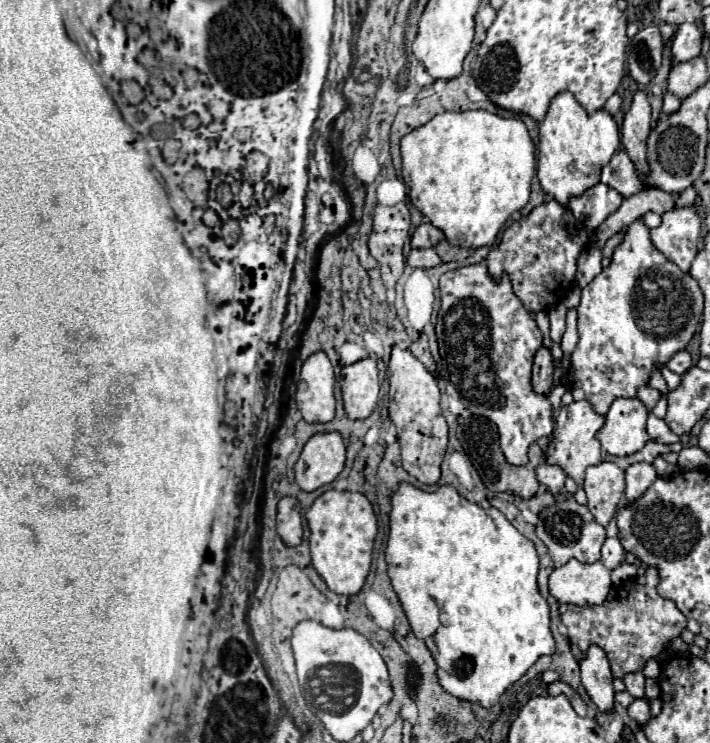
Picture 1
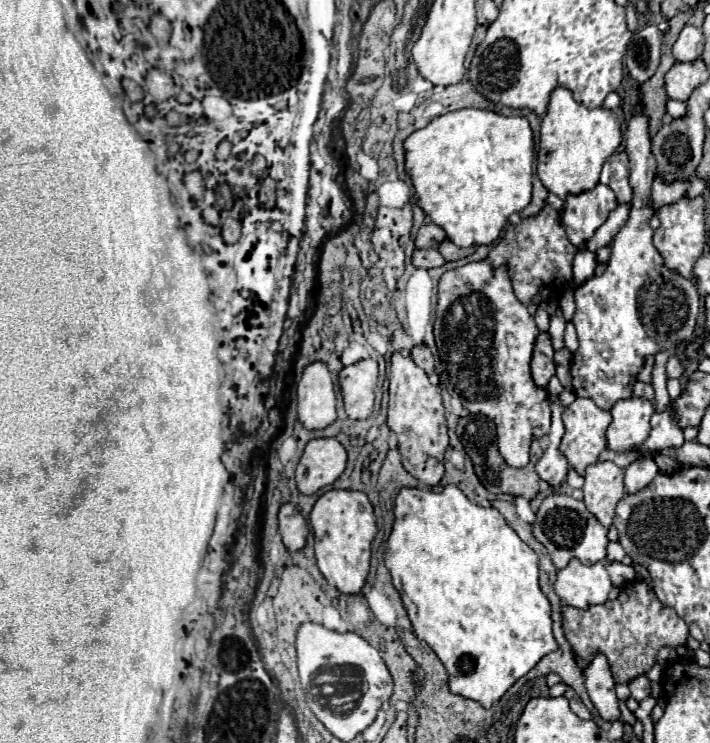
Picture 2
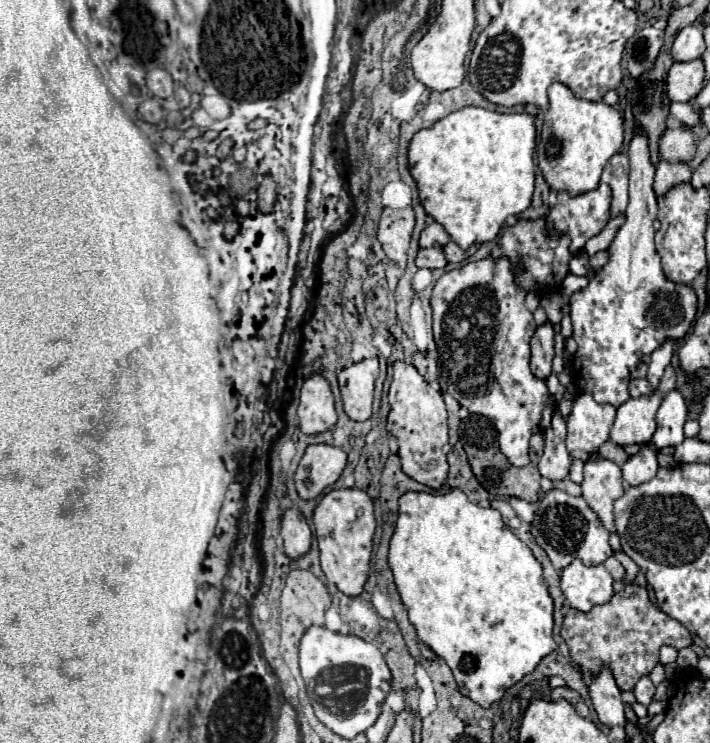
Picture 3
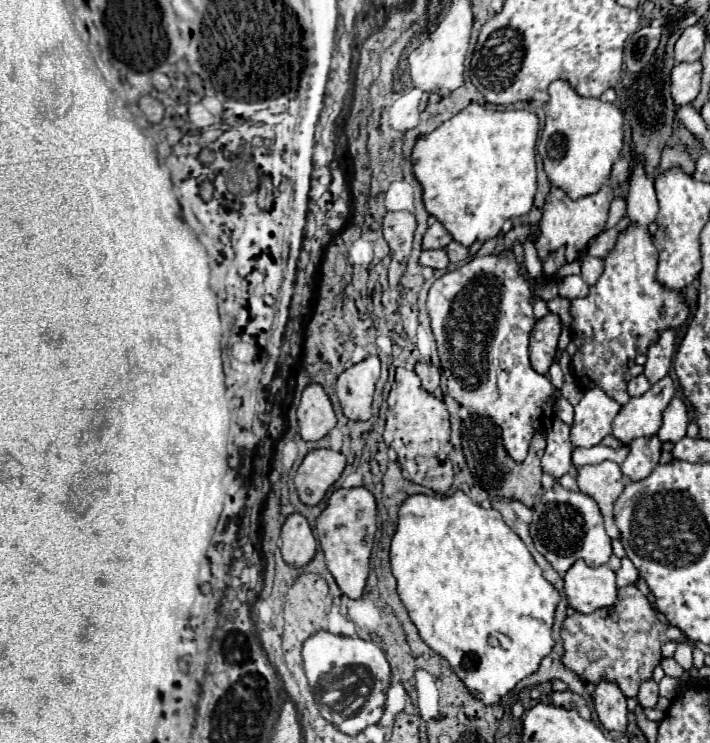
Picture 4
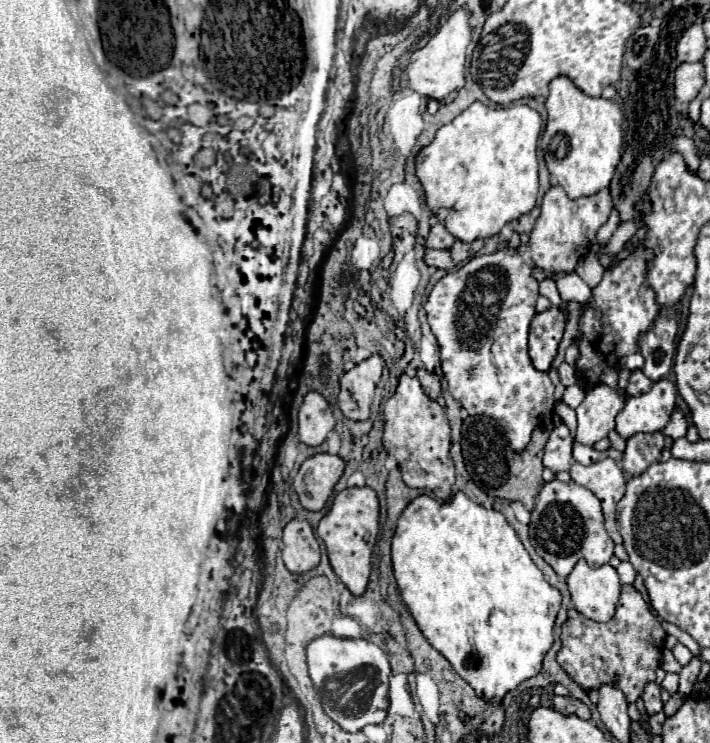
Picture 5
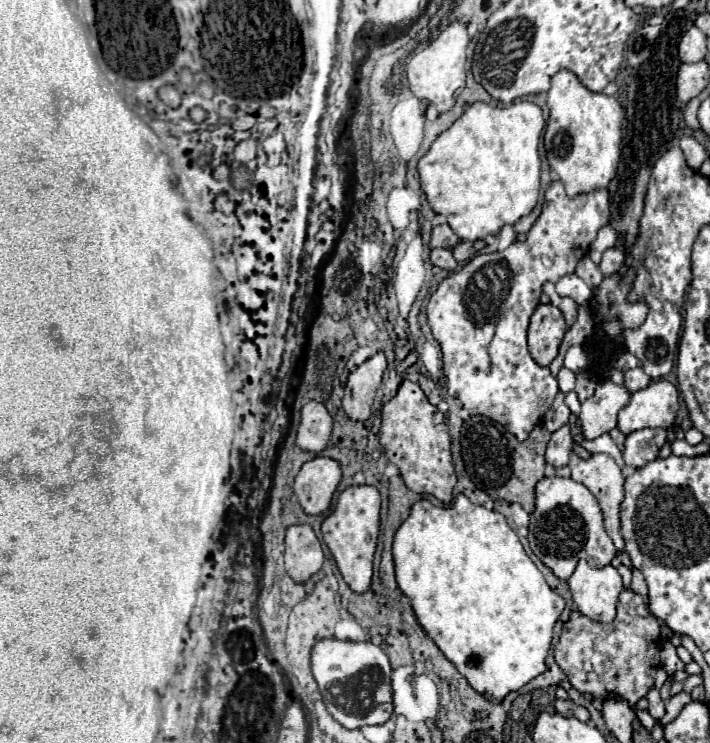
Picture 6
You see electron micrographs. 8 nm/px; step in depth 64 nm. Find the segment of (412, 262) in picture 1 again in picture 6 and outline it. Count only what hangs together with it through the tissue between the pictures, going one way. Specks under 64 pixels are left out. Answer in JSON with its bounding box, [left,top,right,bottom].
[430,248,458,270]

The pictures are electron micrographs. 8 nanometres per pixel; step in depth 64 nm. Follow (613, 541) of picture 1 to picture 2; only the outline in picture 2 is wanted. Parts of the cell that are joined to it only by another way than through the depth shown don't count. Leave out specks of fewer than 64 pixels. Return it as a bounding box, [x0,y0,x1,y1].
[606,542,632,564]

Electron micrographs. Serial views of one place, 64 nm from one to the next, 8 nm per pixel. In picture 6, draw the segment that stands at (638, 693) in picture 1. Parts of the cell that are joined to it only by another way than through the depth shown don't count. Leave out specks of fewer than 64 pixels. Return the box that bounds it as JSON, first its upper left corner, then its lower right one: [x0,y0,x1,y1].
[646,688,664,720]

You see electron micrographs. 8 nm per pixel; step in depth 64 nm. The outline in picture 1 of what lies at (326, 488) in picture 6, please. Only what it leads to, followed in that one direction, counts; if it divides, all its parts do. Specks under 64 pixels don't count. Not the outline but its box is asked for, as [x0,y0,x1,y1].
[294,432,346,492]

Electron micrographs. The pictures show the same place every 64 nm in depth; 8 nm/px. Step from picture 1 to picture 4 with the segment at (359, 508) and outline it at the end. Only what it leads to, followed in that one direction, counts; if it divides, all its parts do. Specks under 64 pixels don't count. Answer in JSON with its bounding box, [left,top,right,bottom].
[316,488,376,598]

